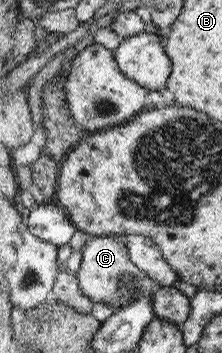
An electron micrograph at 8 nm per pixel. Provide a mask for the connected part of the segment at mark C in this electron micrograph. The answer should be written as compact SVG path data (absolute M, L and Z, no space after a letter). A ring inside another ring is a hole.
M124 235L90 237L83 249L83 264L78 277L84 293L91 296L94 302L105 302L122 309L143 296L155 294L163 286L158 280L151 278L146 270L135 264Z

